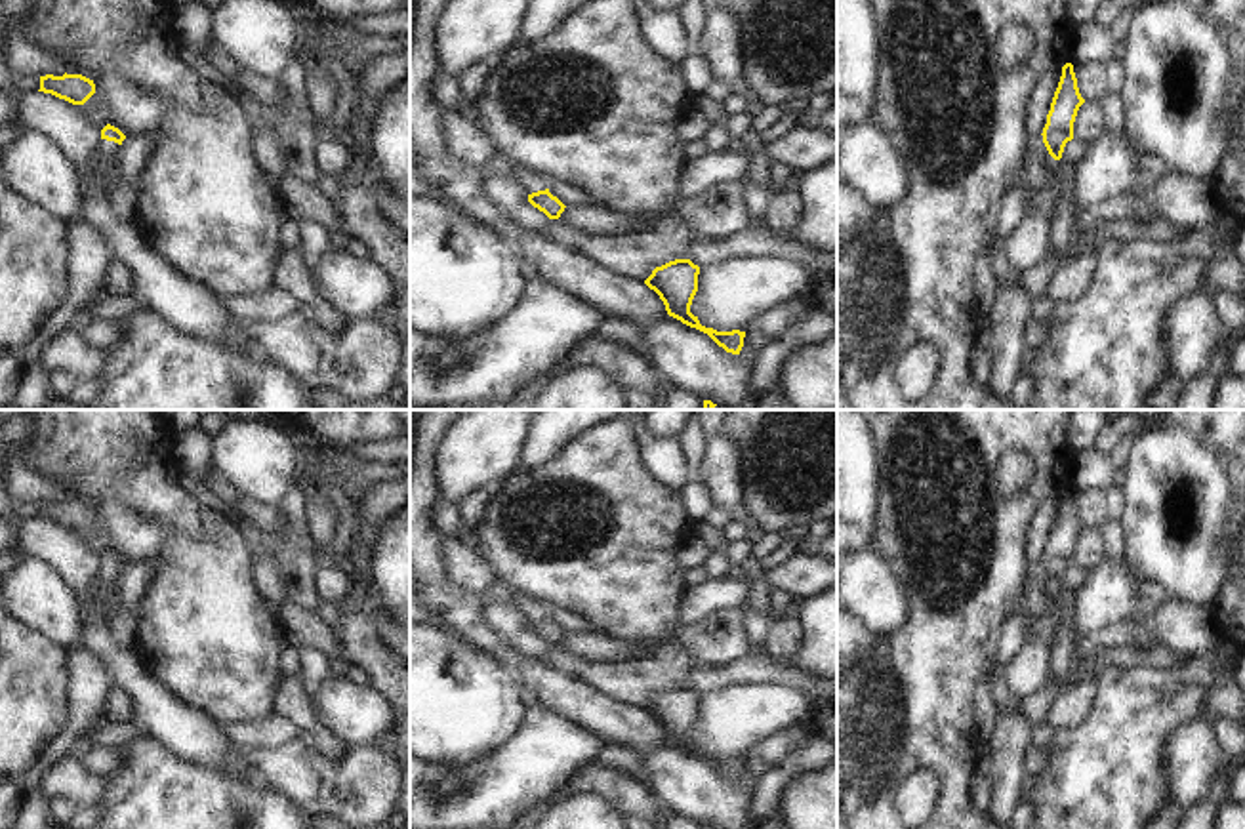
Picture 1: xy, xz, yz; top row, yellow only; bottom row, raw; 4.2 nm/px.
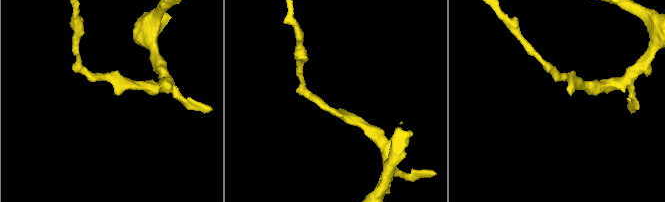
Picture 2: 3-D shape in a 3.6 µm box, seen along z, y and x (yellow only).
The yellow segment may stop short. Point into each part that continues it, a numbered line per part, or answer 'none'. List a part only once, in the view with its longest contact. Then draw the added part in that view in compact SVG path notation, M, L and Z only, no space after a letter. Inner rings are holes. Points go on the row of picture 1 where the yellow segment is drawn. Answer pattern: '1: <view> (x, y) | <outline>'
1: yz (1038, 164) | M1043 135L1030 137L1024 162L1014 177L1014 187L1039 189L1054 172L1054 158L1049 154Z

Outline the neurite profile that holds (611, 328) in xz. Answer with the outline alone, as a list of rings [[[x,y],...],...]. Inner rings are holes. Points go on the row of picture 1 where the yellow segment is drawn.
[[[608,316],[599,324],[595,335],[602,341],[627,345],[639,356],[648,356],[646,341],[641,337],[639,328],[629,320]]]

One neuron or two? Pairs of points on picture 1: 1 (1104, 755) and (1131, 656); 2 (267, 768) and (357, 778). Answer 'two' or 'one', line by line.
1: two
2: one

